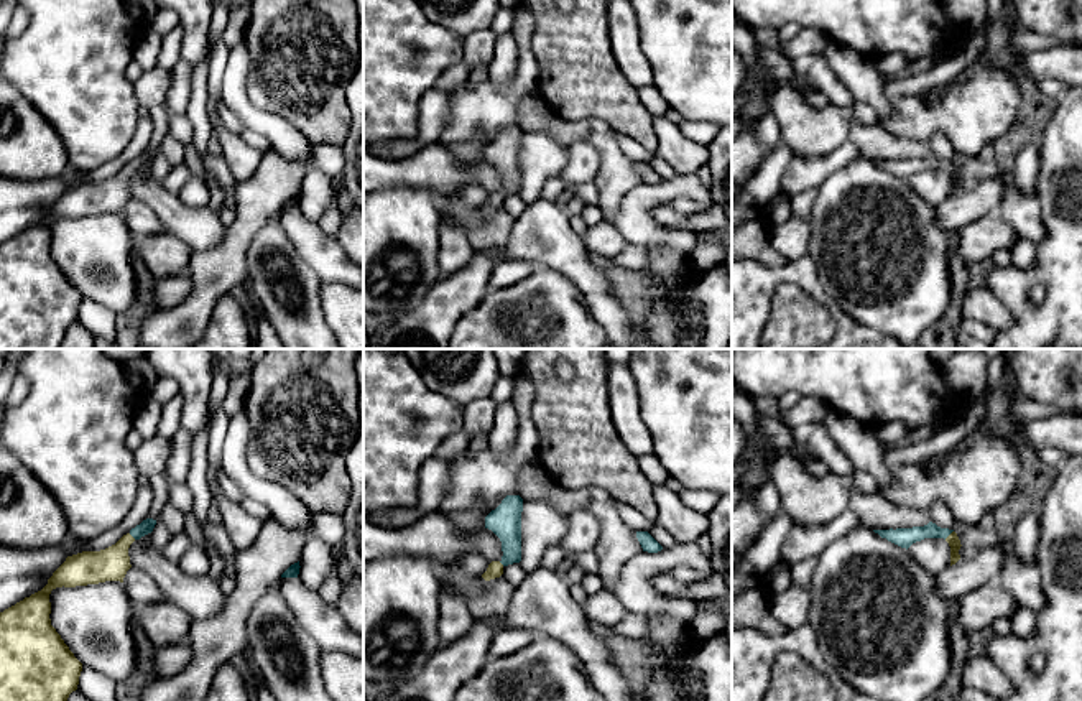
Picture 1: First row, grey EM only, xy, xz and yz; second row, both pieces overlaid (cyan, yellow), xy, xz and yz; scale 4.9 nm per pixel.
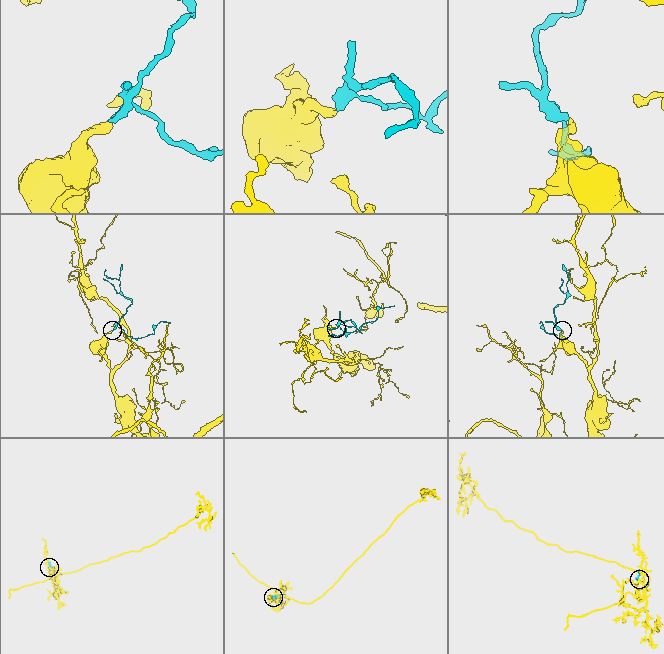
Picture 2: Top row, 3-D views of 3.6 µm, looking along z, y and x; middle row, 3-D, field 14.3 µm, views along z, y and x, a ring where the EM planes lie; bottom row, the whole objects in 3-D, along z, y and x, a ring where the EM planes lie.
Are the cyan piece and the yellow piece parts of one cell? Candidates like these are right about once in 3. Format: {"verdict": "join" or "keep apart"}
{"verdict": "join"}

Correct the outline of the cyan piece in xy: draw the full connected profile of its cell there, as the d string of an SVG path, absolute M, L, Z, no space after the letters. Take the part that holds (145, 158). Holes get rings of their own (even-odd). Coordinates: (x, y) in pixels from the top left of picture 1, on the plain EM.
M146 150L105 181L67 188L41 222L0 244L0 349L61 347L82 295L51 257L49 225L62 217L123 214L130 176L155 156Z

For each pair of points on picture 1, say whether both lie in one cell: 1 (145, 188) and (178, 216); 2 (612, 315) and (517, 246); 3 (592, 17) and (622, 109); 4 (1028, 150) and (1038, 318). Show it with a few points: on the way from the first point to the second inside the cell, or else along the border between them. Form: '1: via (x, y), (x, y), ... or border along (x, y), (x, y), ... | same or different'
1: via (153, 194), (170, 209) | same
2: via (596, 288), (553, 246), (543, 246) | same
3: via (592, 40), (592, 79), (599, 86) | same
4: border along (1038, 206), (1045, 237), (1036, 246) | different

